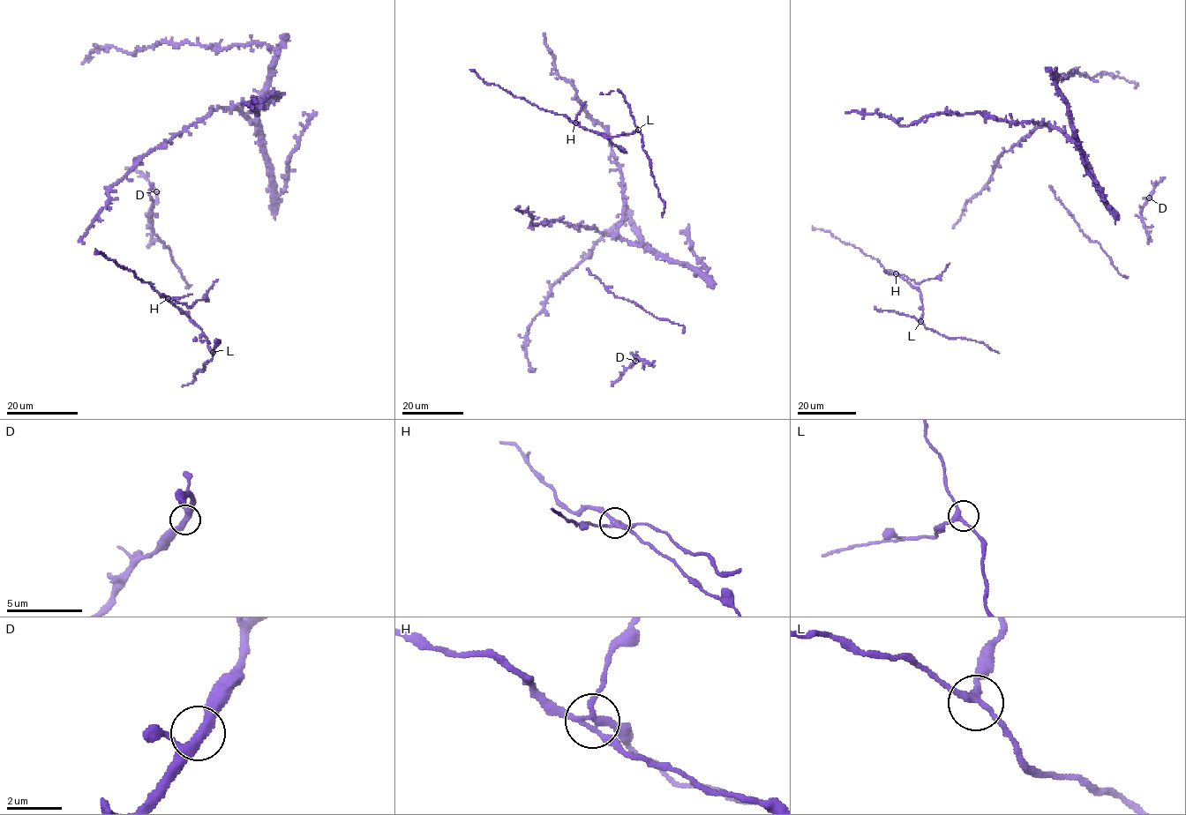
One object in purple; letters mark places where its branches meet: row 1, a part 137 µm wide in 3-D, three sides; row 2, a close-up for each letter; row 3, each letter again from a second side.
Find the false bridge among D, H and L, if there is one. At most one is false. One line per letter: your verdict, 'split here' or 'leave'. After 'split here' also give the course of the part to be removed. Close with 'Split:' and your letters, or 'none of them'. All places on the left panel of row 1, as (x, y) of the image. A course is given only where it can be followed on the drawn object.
D: leave
H: split here | (167, 298), (192, 306), (197, 300), (203, 299), (217, 279)
L: leave
Split: H

